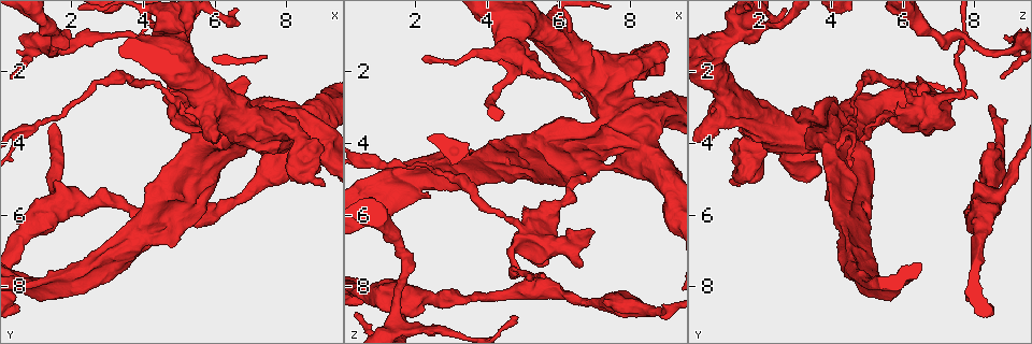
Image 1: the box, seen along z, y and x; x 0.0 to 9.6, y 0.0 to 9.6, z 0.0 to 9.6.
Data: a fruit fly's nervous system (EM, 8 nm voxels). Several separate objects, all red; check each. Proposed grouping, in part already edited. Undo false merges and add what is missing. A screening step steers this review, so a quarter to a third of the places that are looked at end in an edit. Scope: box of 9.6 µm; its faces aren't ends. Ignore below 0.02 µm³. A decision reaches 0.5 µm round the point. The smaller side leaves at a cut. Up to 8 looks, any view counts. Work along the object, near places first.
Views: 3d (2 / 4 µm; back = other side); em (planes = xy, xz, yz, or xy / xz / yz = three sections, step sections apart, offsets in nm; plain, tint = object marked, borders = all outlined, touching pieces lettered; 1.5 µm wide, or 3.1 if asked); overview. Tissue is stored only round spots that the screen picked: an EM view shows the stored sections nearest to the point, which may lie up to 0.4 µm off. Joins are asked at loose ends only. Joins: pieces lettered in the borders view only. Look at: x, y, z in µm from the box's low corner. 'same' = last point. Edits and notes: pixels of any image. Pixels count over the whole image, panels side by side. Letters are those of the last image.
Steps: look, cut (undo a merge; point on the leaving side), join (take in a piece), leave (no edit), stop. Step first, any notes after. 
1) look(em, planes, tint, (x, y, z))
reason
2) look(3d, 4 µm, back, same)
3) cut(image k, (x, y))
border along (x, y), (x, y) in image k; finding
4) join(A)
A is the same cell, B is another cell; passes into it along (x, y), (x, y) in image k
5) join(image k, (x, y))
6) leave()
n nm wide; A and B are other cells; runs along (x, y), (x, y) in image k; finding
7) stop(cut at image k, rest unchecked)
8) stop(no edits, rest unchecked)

look(em, planes, tint, (4.60, 1.20, 2.00))
thick end

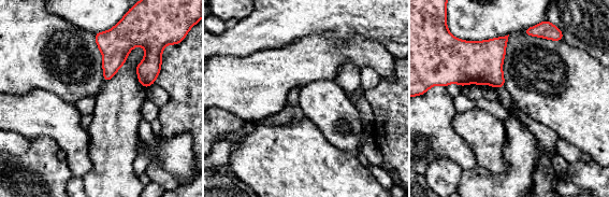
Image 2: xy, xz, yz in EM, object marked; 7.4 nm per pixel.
look(em, planes, borders, same)
what lies round it

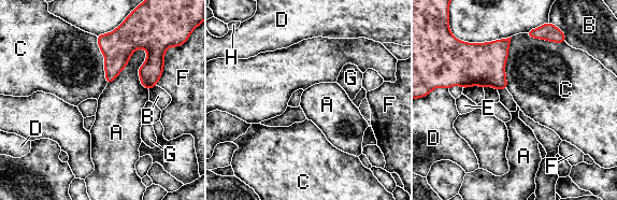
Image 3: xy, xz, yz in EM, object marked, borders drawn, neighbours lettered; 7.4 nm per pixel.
leave()
A touches over 400 nm; A, B, C, D, E, F, G and H are other cells; border along (146, 50), (138, 48), (106, 85) in image 3; no lettered piece goes on from it

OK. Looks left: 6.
look(3d, 4 µm, (2.70, 2.35, 4.85))
sudden change in width

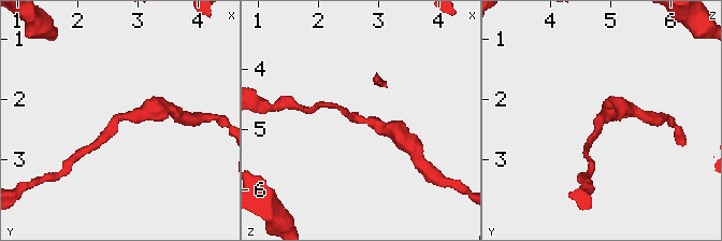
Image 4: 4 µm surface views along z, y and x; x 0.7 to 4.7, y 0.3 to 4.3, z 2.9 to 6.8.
look(em, xz, step 8, tint, (2.80, 2.25, 4.80))

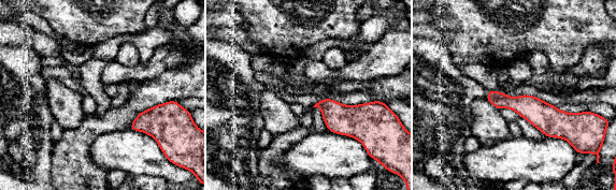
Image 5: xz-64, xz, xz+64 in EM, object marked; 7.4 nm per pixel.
look(em, xz, step 8, borders, same)
see the neighbours

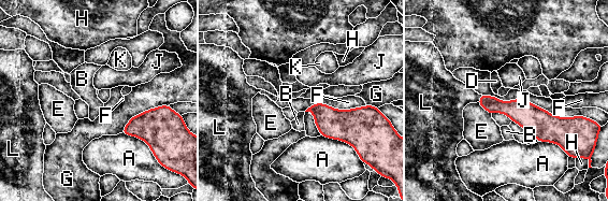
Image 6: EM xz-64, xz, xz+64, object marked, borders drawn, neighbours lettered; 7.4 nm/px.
leave()
100 nm wide; A, B, D, E, F, G, H, J, K and L are other cells; border along (366, 105), (304, 111) in image 6; one neuron here

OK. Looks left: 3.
look(em, xz, step 8, tint, (4.75, 1.10, 8.80))
thin end

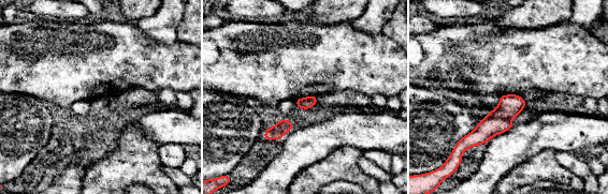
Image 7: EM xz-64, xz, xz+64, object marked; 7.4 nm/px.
look(em, planes, borders, same)
cut it another way

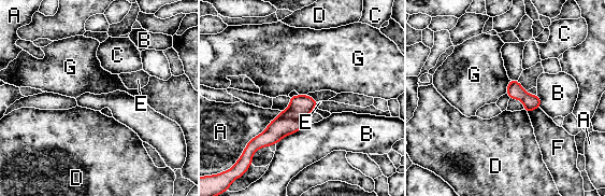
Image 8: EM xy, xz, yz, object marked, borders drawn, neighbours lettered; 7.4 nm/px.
leave()
120 nm wide; A, B, C, D, E, F and G are other cells; runs along (313, 102), (304, 104), (260, 141) in image 8; no lettered piece goes on from it

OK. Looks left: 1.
stop(no edits, rest unchecked)

